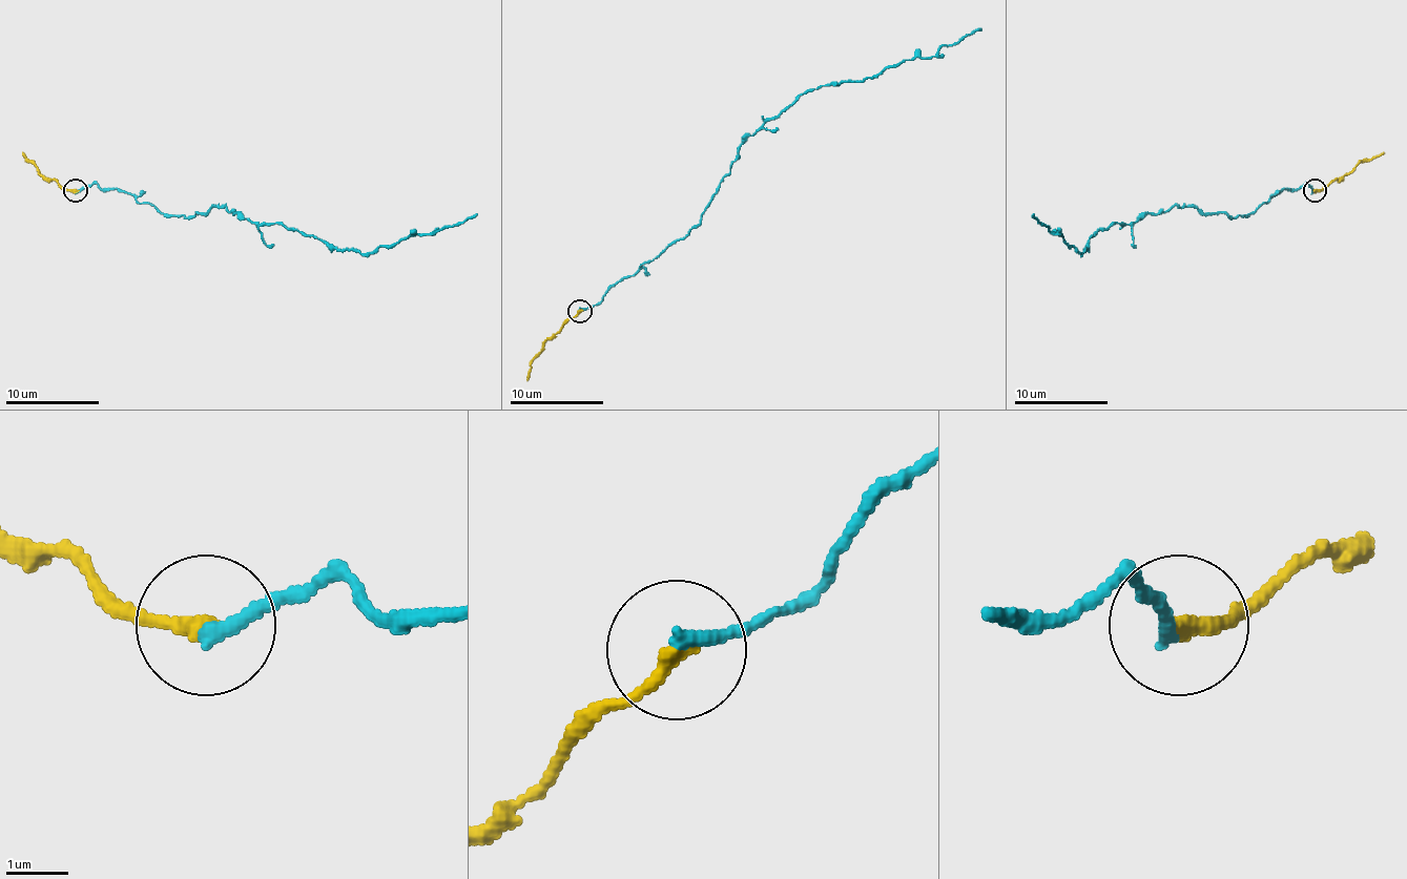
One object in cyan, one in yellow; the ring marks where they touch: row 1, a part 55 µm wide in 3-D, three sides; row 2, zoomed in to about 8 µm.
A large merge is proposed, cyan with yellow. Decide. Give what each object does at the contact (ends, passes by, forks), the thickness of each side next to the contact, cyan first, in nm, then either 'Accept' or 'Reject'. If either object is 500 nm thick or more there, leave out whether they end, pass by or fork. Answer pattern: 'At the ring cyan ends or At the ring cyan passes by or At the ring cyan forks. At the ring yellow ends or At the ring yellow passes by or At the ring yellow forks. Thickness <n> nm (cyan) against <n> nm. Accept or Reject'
At the ring cyan ends. At the ring yellow ends. Thickness 280 nm (cyan) against 280 nm. Accept

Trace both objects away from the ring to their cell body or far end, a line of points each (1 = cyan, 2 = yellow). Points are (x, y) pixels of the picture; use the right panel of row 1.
1: (1315, 191), (1305, 184), (1284, 189), (1236, 216), (1175, 205), (1112, 224), (1081, 254), (1032, 214)
2: (1315, 191), (1322, 191), (1366, 159), (1385, 153)

